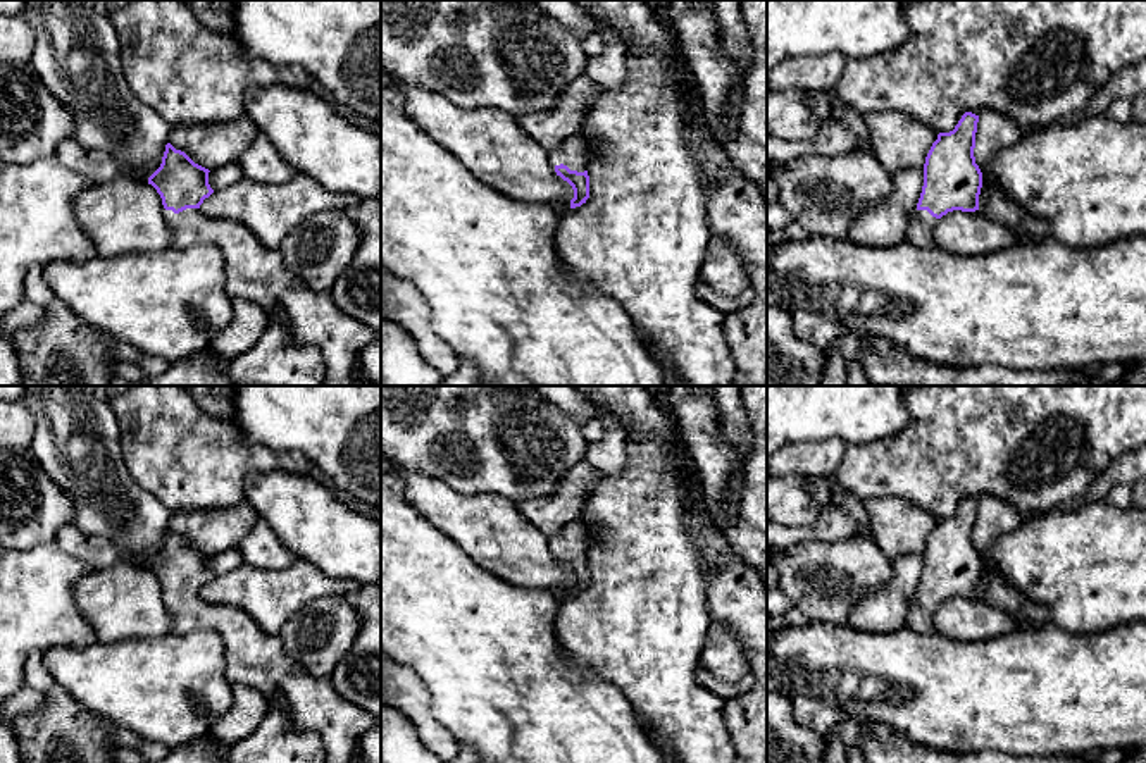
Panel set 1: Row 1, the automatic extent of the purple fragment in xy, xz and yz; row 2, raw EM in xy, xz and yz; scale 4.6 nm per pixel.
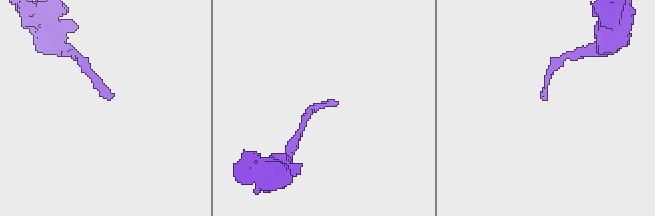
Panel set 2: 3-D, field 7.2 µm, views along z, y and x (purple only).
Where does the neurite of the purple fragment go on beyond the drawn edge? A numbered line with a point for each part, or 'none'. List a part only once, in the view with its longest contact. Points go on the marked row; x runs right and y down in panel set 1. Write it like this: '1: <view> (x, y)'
1: xy (254, 272)

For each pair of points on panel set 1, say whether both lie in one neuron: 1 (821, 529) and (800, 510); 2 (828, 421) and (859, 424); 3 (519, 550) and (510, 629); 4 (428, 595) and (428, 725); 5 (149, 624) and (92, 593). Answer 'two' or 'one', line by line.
1: two
2: one
3: two
4: two
5: one

